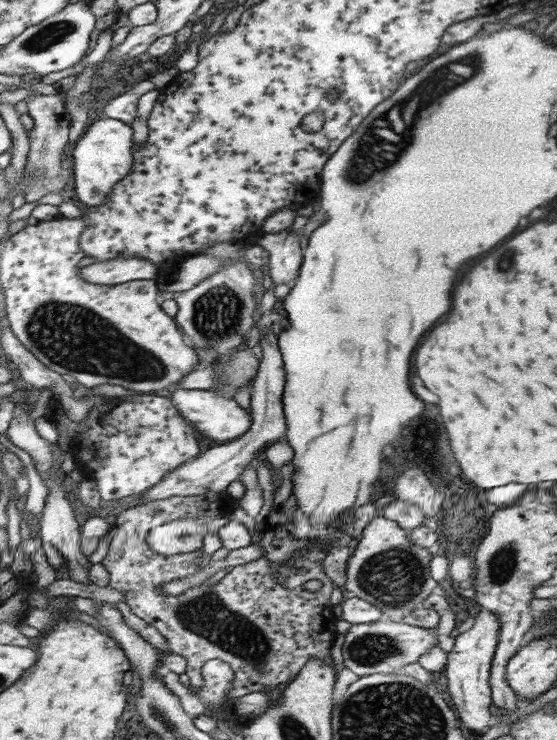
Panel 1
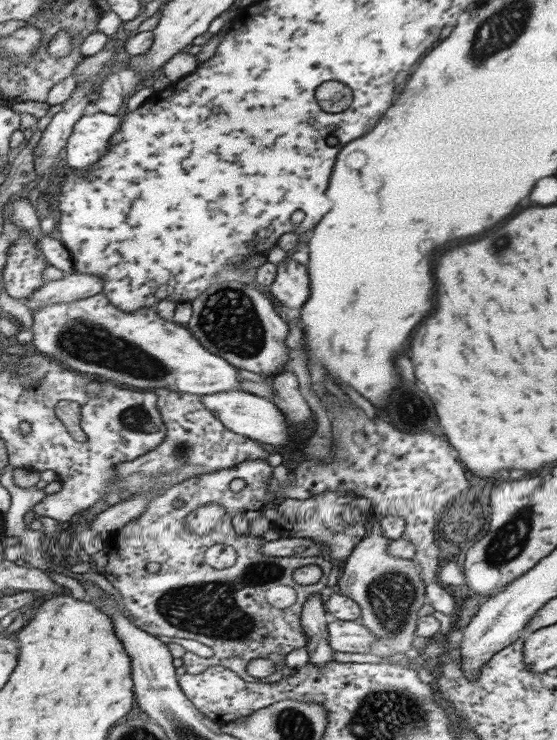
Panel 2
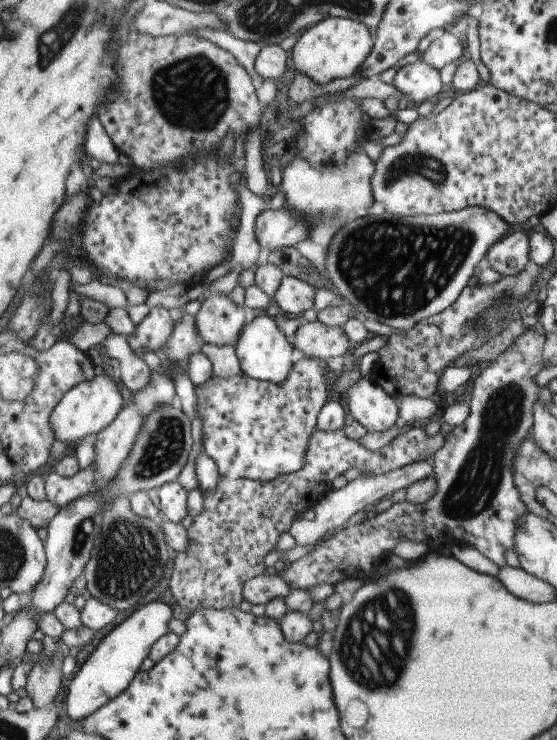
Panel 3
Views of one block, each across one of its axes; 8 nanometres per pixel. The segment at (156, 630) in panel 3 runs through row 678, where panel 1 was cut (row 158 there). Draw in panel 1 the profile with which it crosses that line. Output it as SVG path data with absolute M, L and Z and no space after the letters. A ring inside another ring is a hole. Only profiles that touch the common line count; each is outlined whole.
M106 117L93 120L91 125L85 126L83 134L76 141L70 157L75 196L87 207L101 206L105 196L113 192L116 182L131 174L132 129L124 122Z

